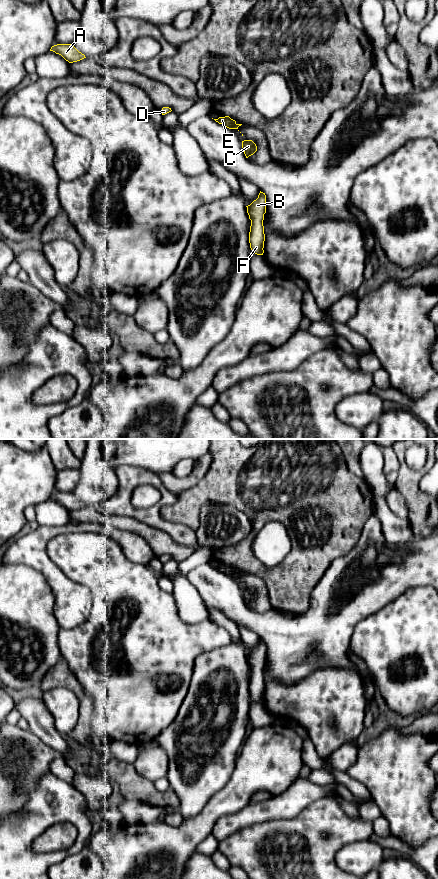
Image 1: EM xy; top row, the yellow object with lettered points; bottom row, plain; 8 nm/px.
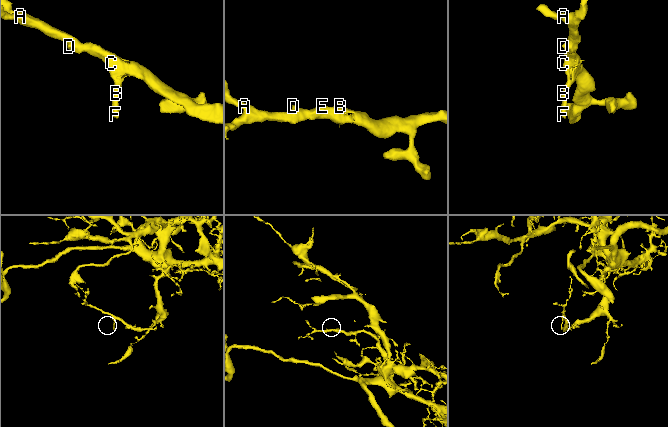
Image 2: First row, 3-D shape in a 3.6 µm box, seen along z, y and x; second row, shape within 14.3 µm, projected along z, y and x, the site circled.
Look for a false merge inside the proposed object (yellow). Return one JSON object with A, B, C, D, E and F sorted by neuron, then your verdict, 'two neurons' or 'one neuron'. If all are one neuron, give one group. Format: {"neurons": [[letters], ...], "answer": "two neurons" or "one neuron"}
{"neurons": [["A", "B", "C", "D", "E", "F"]], "answer": "one neuron"}

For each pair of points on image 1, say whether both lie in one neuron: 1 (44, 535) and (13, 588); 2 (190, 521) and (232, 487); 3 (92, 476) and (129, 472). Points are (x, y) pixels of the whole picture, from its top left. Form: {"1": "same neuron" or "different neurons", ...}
{"1": "different neurons", "2": "same neuron", "3": "different neurons"}

